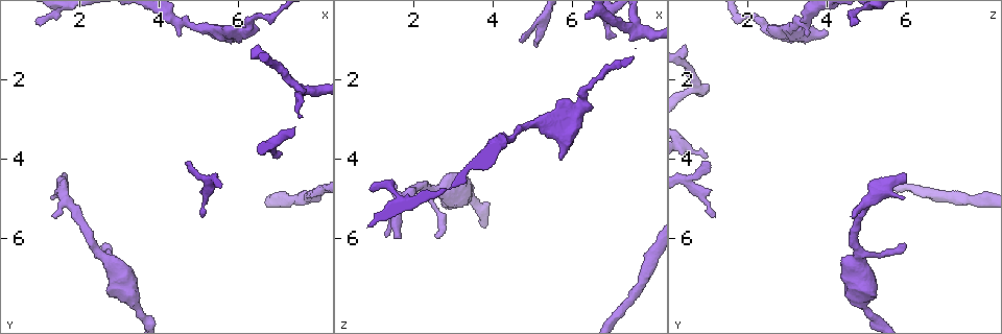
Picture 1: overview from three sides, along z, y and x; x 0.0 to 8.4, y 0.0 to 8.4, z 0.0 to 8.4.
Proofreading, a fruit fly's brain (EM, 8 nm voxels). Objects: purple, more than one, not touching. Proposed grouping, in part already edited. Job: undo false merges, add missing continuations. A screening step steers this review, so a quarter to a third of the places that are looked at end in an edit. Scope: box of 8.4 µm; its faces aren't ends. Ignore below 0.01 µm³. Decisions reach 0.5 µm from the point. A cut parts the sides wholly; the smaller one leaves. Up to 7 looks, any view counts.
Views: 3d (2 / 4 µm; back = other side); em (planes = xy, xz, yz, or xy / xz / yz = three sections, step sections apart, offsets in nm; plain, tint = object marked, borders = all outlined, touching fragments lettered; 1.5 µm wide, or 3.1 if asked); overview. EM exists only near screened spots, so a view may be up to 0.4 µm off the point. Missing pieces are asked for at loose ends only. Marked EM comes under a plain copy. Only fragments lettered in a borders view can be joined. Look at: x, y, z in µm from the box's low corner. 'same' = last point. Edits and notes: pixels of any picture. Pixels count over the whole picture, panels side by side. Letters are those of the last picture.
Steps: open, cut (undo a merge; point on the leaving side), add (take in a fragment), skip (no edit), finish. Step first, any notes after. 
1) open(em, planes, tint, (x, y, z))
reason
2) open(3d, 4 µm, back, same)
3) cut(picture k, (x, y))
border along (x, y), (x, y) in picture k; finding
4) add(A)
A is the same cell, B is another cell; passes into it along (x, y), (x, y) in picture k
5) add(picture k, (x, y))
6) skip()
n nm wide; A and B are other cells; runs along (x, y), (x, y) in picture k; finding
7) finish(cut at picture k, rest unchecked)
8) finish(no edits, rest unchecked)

open(3d, 4 µm, (5.70, 0.75, 3.95))
thick end

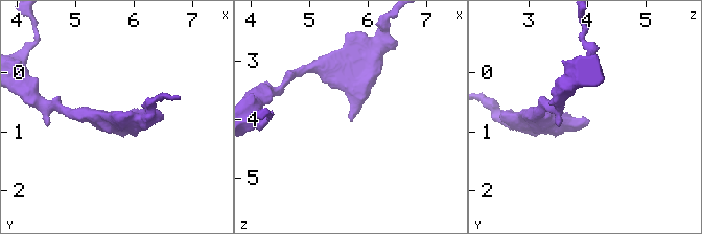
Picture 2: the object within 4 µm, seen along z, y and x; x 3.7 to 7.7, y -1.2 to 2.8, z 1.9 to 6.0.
open(em, xz, step 8, tint, (5.70, 0.80, 4.00))
now the EM

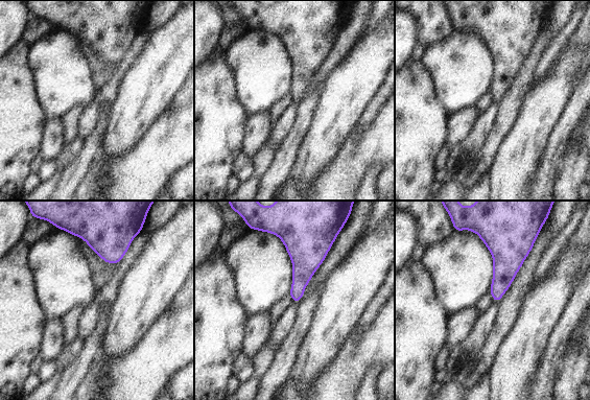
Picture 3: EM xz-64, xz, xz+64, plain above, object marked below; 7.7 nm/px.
open(em, planes, borders, same)
another direction

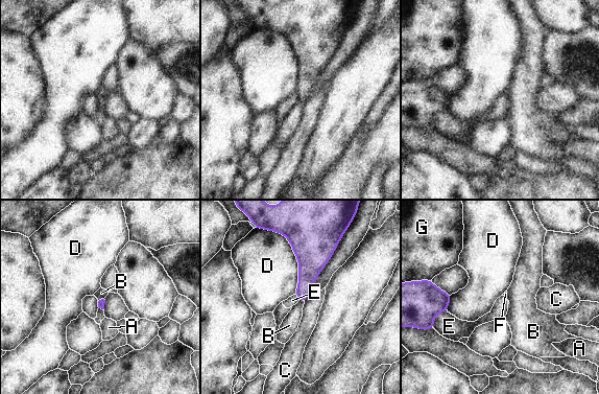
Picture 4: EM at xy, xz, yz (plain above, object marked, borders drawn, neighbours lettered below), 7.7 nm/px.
skip()
A, B, C, D, E, F and G are other cells; border along (298, 300), (304, 302) in picture 4; none of them fits

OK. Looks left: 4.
open(em, planes, borders, (4.80, 4.20, 1.05))
tapers out

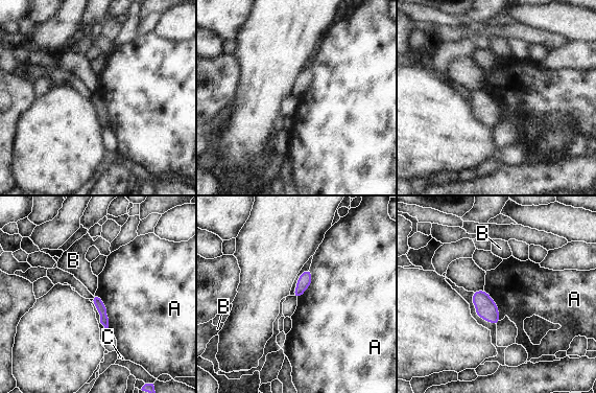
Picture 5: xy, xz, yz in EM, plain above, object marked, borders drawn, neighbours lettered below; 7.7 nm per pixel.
skip()
80 nm wide; A, B and C are other cells; border along (95, 293), (105, 306), (109, 327) in picture 5; no lettered fragment goes on from it

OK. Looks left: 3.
open(em, planes, tint, (1.30, 4.95, 6.00))
branch stops here

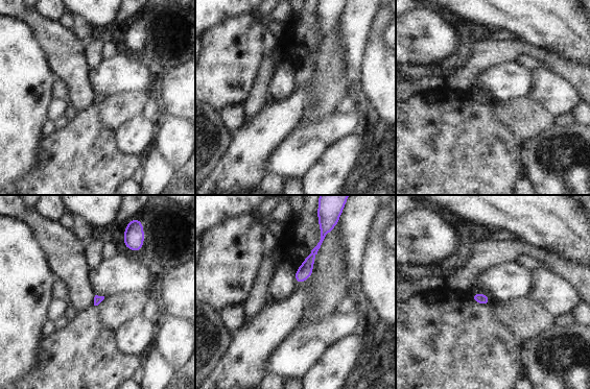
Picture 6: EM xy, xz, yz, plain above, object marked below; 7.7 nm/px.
open(em, planes, borders, same)
what lies round it

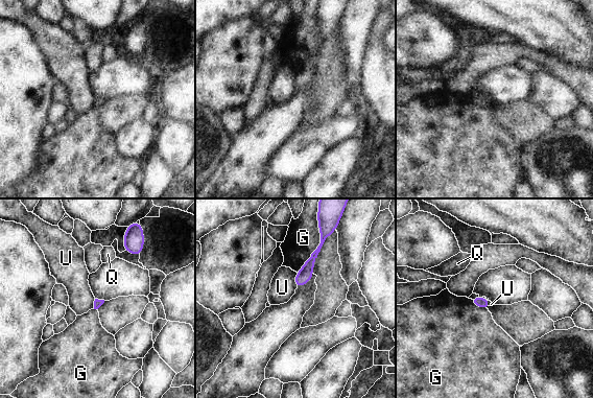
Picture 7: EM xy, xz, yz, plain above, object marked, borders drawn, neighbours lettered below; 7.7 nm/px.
skip()
G, Q and U are other cells; border along (297, 273), (294, 278), (295, 287) in picture 7; no lettered fragment goes on from it

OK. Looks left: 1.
finish(no edits, rest unchecked)

